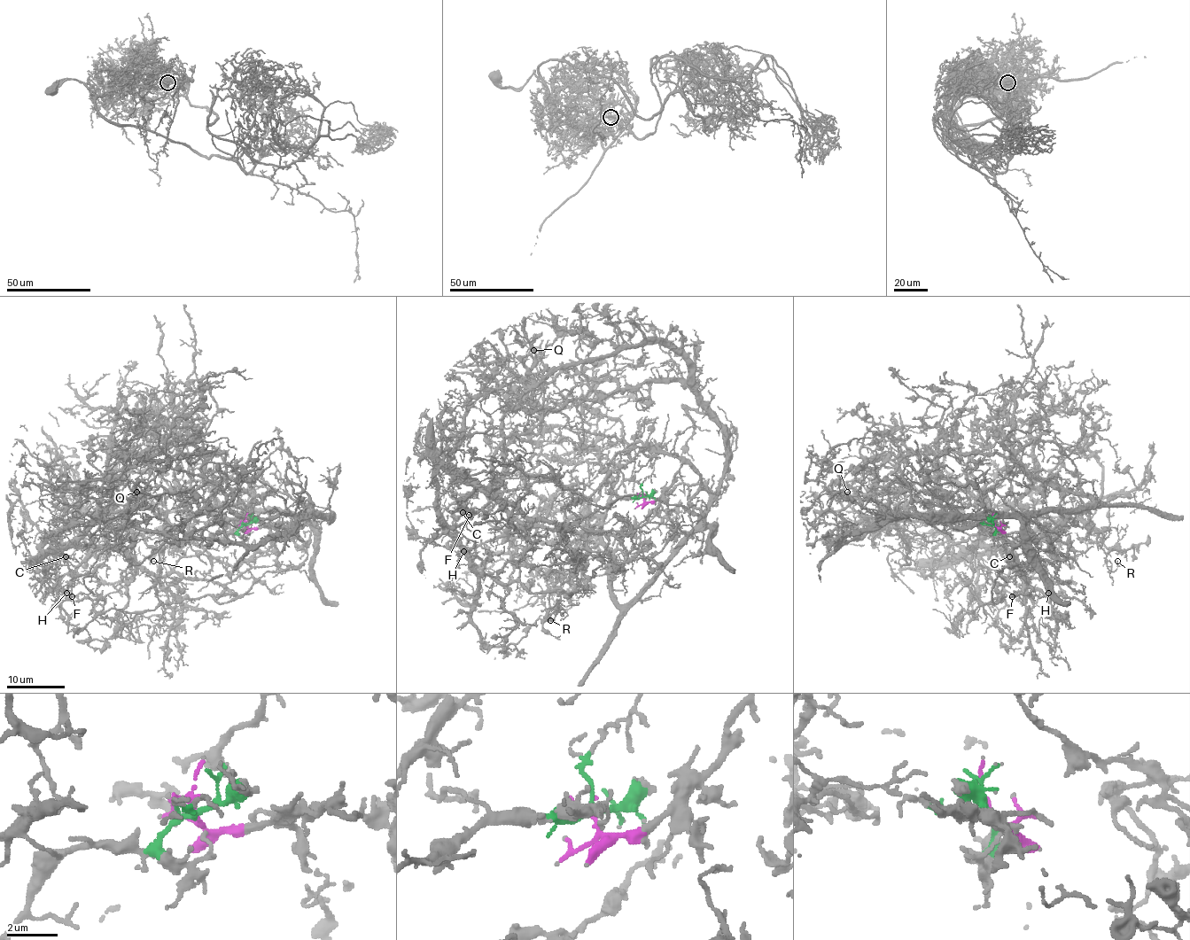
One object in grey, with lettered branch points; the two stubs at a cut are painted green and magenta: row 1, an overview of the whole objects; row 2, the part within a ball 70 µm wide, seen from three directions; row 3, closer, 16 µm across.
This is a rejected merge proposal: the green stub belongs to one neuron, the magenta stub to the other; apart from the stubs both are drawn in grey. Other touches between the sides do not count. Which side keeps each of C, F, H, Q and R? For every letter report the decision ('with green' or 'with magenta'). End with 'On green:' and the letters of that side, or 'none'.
C: with green
F: with green
H: with green
Q: with magenta
R: with green
On green: C, F, H, R

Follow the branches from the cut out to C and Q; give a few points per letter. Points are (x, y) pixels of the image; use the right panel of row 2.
C: (994, 524), (1021, 568), (1019, 575), (1018, 559), (998, 549), (1009, 562), (1014, 557), (1009, 556)
Q: (994, 526), (952, 527), (937, 468), (902, 443), (898, 454), (863, 447), (877, 493), (847, 491)

